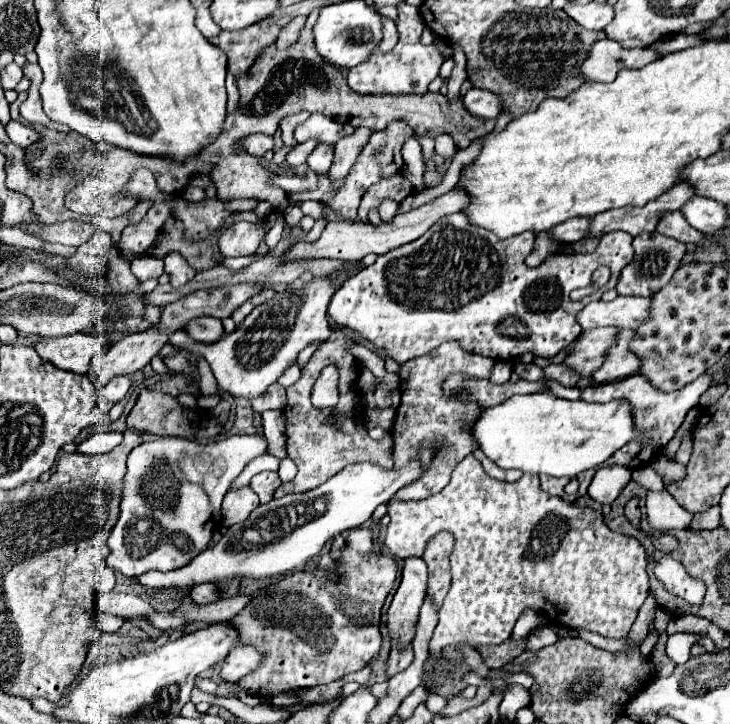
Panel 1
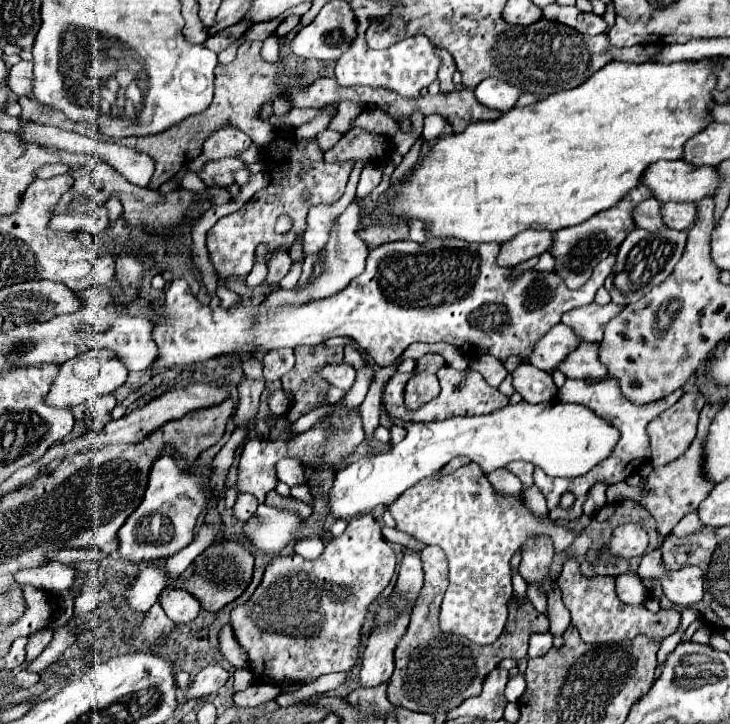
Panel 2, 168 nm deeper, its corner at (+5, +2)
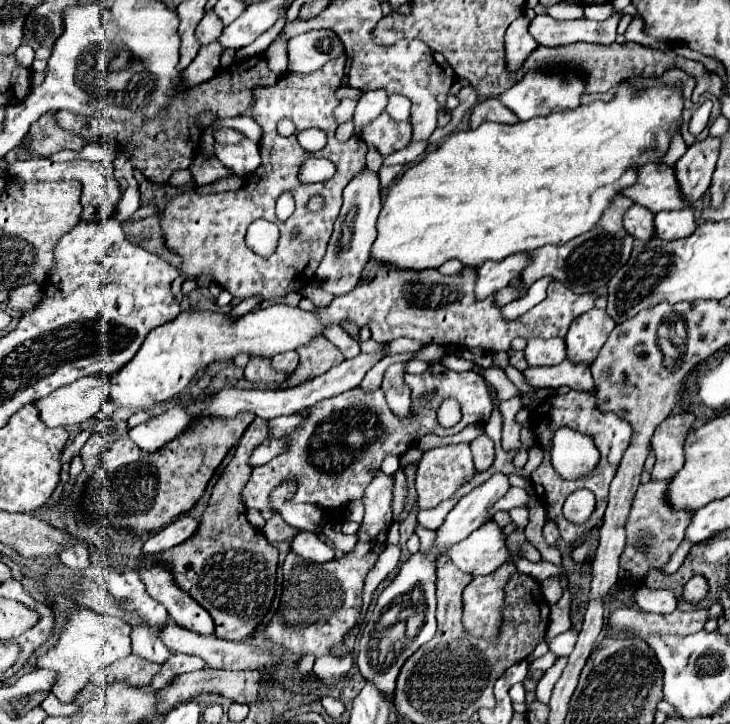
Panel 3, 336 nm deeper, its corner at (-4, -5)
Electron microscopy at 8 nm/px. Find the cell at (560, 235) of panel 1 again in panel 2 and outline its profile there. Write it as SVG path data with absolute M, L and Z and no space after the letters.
M525 230L513 238L513 242L505 242L497 254L497 264L505 268L515 268L517 264L541 256L551 246L551 232L547 230Z

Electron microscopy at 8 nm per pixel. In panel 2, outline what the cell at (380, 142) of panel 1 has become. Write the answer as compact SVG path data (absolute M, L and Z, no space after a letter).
M351 128L343 140L333 146L333 150L325 152L325 162L357 162L357 160L365 160L367 156L383 158L387 156L389 150L389 138L375 134L375 132L367 132L363 128Z

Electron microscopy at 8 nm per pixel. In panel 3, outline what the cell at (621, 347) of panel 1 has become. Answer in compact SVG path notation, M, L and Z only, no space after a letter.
M564 361L552 367L530 367L524 371L526 381L536 389L544 387L570 387L576 391L594 391L594 379L588 363Z

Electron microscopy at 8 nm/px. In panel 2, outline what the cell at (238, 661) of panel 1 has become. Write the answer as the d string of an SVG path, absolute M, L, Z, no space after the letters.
M207 666L193 678L189 688L185 690L185 700L211 696L225 684L225 680L227 680L227 670L225 668L221 668L221 666Z

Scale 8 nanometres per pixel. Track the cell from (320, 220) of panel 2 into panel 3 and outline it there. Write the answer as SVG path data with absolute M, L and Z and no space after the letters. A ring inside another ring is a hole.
M414 141L414 143L410 143L408 147L404 147L404 149L396 151L396 153L392 153L392 155L384 157L384 165L396 165L396 163L408 165L408 163L416 161L416 159L424 153L424 149L426 149L426 141L422 141L422 143ZM390 159L392 159L392 161L390 161Z

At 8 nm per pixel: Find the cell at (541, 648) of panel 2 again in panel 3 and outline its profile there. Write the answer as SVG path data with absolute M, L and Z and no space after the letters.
M572 631L560 633L560 635L556 635L554 639L548 641L548 649L550 649L556 657L560 657L560 655L570 655L572 649L574 649L574 645L576 645L576 635L574 635Z

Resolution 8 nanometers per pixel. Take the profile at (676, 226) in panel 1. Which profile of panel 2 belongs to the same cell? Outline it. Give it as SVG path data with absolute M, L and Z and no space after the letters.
M647 198L645 202L637 204L637 210L633 210L633 222L637 228L649 232L665 230L665 224L661 220L661 202L655 198Z

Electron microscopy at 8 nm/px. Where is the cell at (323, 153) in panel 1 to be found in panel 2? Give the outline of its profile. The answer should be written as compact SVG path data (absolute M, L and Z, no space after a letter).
M325 130L325 132L321 132L319 136L317 136L317 142L319 142L319 146L321 146L321 150L323 152L327 152L329 148L333 148L335 144L337 144L337 140L341 138L341 134L339 132L335 132L335 130Z

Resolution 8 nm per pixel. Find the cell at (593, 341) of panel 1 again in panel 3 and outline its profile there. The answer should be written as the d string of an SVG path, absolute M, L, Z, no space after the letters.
M534 339L528 341L526 349L526 361L532 367L540 367L540 365L558 365L566 359L566 343L564 339Z

